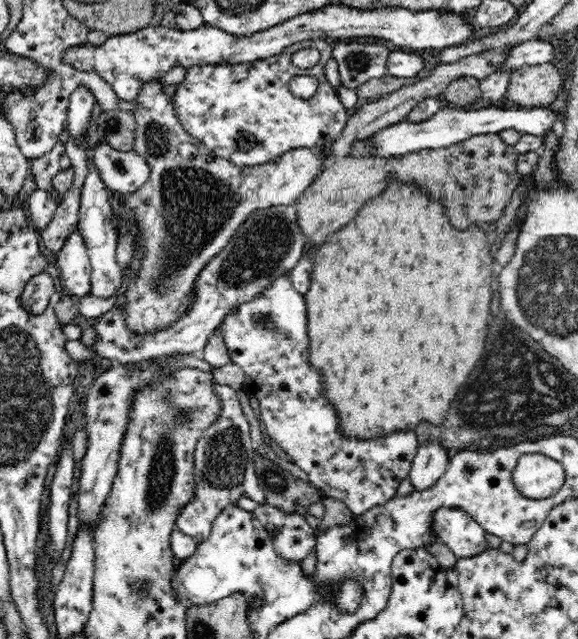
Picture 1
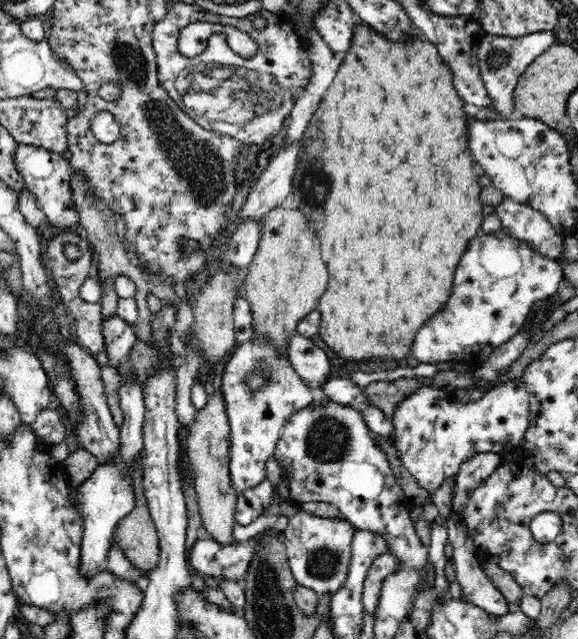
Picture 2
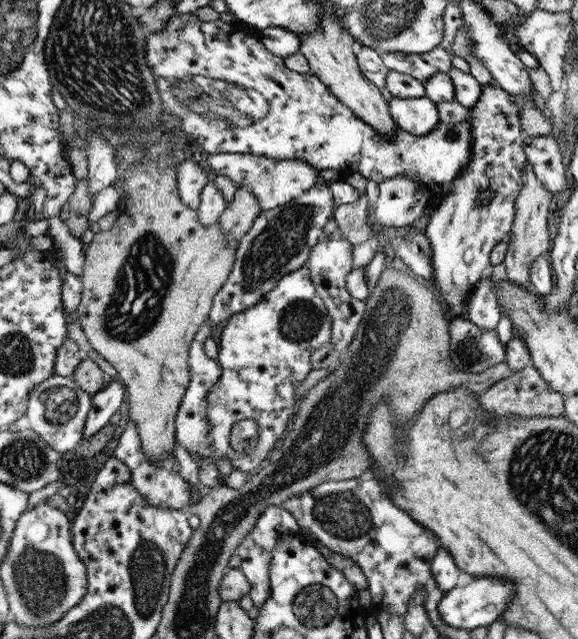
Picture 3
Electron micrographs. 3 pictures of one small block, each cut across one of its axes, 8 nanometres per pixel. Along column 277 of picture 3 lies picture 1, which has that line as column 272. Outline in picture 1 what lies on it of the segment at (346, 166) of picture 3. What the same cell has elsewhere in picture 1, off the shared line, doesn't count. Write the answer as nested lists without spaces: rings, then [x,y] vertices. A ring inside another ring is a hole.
[[[315,37],[314,40],[302,40],[292,44],[277,55],[255,61],[192,65],[187,69],[184,80],[176,86],[172,99],[176,116],[185,131],[203,142],[216,156],[242,167],[266,164],[296,148],[323,148],[341,135],[350,112],[342,105],[337,89],[326,79],[325,64],[332,59],[332,51],[325,39]],[[307,48],[319,51],[320,59],[314,67],[300,69],[292,63],[291,56],[294,52]],[[294,75],[310,75],[317,78],[317,91],[307,99],[294,96],[288,86]]]

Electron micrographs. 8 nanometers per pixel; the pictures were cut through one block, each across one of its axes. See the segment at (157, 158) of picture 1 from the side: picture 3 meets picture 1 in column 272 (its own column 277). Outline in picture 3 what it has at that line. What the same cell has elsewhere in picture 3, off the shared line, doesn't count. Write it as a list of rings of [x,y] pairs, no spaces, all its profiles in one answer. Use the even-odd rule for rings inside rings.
[[[220,153],[208,155],[207,163],[215,175],[224,175],[234,181],[236,188],[246,187],[259,202],[262,211],[290,203],[297,196],[321,182],[319,170],[303,160],[276,160],[252,154]]]

